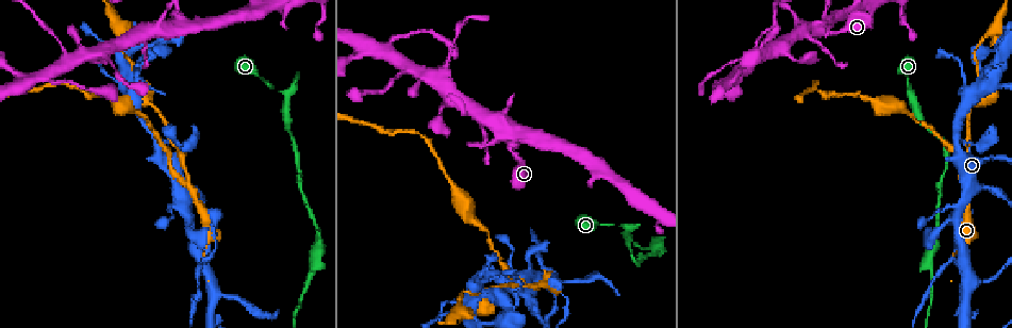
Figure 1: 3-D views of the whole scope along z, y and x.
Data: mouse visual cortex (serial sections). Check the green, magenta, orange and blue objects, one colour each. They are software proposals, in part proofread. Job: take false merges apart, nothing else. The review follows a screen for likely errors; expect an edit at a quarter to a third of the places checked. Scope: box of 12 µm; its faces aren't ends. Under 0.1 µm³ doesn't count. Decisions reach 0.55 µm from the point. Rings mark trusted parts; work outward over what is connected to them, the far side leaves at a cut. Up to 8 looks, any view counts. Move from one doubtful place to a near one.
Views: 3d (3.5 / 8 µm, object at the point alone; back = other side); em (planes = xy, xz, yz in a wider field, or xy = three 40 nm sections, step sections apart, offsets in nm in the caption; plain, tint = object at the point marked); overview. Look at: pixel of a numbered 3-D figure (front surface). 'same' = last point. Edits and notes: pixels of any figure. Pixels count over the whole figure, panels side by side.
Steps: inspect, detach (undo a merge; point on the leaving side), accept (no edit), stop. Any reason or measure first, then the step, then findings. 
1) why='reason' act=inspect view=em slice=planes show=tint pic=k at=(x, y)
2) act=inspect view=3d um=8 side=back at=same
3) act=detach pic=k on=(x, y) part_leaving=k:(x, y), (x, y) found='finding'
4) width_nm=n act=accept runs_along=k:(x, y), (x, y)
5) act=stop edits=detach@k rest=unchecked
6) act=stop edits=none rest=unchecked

why='sharp bend' act=inspect view=3d um=8 pic=1 at=(170, 30)

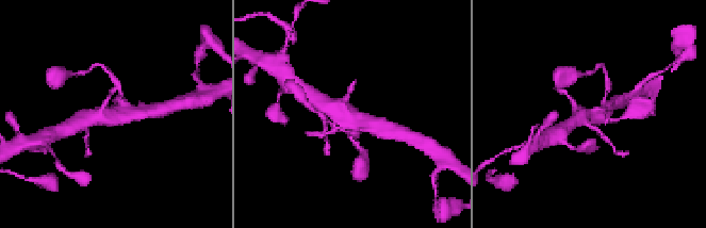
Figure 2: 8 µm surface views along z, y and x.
act=inspect view=3d um=3.5 side=back pic=2 at=(111, 116)

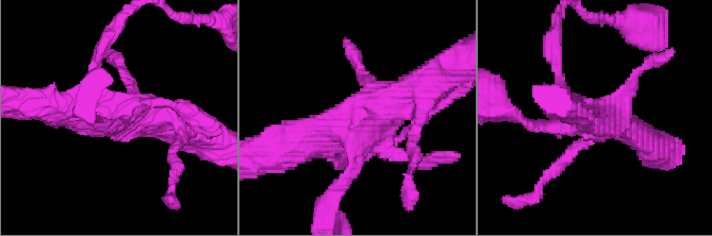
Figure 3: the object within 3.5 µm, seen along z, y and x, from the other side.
why='now the EM' act=inspect view=em slice=xy step=5 show=tint pic=3 at=(356, 130)

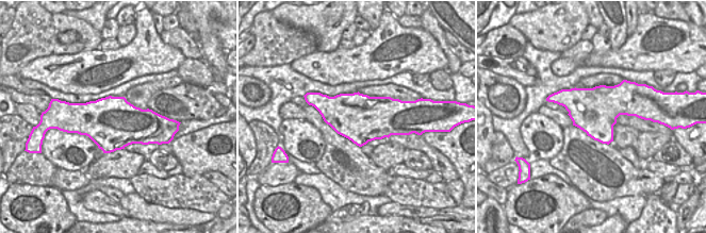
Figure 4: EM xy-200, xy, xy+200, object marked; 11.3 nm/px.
act=accept found='all the same cell'

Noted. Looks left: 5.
why='side arm on a straight run' act=inspect view=3d um=3.5 pic=1 at=(416, 71)

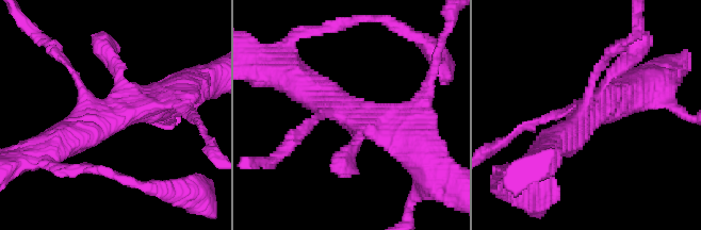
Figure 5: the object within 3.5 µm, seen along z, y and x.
arms=3 arm_widths_nm=150,450,500 why='shape alone is not enough' act=inspect view=em slice=xy step=2 show=tint pic=5 at=(106, 119)

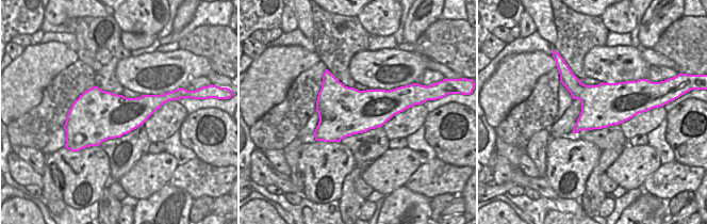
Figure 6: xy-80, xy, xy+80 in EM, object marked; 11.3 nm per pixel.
act=accept runs_along=5:(405, 141), (291, 76) found='one cell here'

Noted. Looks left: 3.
why='thick turns thin' act=inspect view=3d um=3.5 pic=1 at=(286, 126)

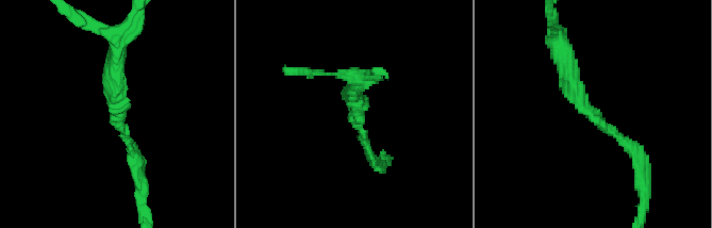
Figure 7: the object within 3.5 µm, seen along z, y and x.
arm_widths_nm=150,300 act=inspect view=em slice=xy step=2 show=tint pic=7 at=(355, 116)

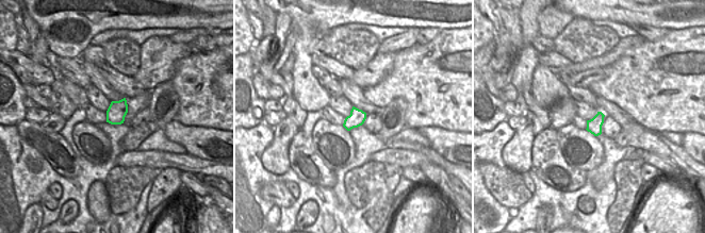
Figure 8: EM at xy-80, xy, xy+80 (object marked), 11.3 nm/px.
width_nm=190 act=accept runs_along=7:(563, 50), (581, 102), (642, 161) found='one cell here'

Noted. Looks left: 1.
act=stop edits=none rest=unchecked

